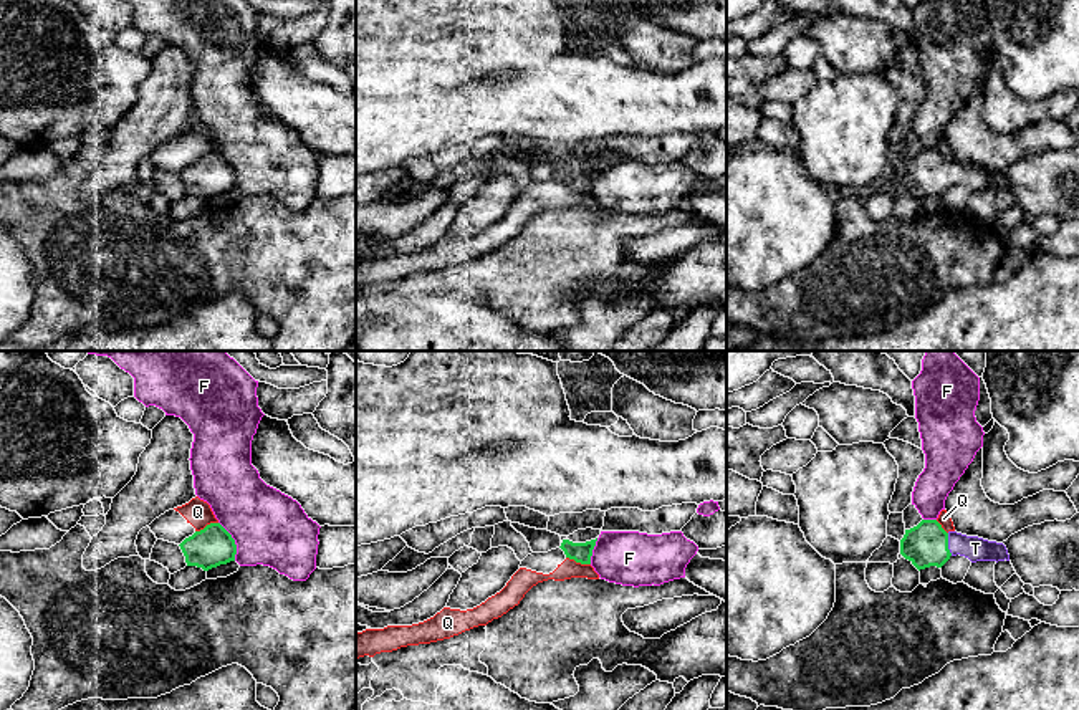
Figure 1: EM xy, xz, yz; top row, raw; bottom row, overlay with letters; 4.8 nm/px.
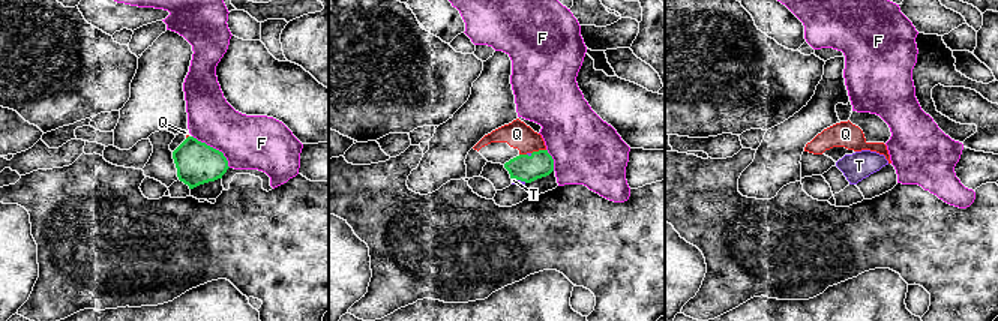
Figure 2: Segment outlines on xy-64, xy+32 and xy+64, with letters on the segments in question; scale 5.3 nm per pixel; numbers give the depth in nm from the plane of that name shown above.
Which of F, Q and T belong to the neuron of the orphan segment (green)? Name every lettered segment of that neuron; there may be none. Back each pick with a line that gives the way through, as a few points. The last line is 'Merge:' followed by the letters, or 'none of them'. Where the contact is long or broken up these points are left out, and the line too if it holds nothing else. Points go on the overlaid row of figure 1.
T: across yz (925, 545), (947, 545), (975, 548)
Merge: T

